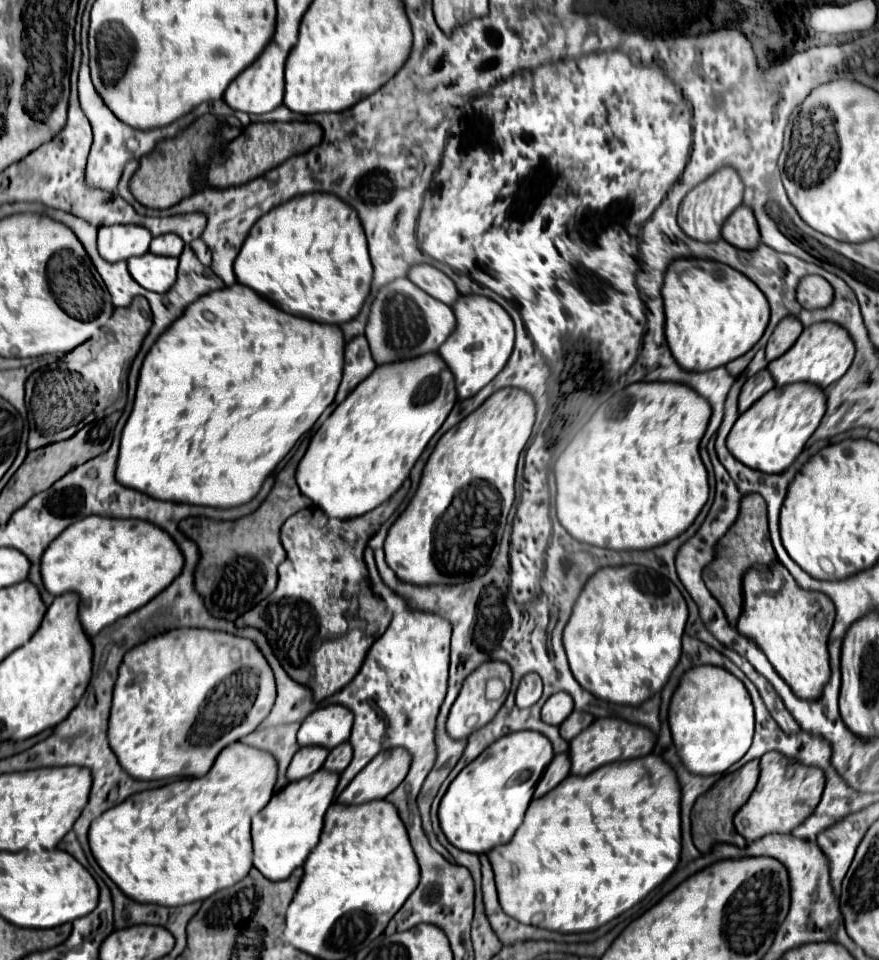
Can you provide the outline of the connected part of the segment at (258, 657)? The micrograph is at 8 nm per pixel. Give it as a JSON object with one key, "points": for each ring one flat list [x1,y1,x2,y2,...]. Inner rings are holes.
{"points":[[179,628,151,638,149,642,129,650,119,668,119,678,113,692,113,708,109,718,109,744,117,752,119,764,137,780,161,780,161,778,199,778,209,772,219,752,231,742,251,734,271,712,275,702,275,676,257,644,247,638,239,638,221,630,207,628],[225,680,231,680,231,706,235,708,235,726,225,726,223,738,213,742,189,744,189,732,207,702,209,694]]}

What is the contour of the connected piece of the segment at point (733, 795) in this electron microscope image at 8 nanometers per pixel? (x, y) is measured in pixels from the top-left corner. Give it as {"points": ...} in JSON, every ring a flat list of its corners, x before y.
{"points":[[751,760,743,768,723,774,703,796,697,798,693,812,691,812,691,826,693,826,693,842,701,854,709,852,713,844,717,842,729,842,729,844,745,848,747,842,743,840,743,836,735,832,733,814,747,802,757,780,759,780,759,760]]}

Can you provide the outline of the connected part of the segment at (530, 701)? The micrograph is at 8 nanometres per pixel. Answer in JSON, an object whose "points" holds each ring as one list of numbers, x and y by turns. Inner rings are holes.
{"points":[[535,672,525,674,521,678,521,682,519,682,519,688,517,688,517,698,515,698,517,706,519,708,533,706,541,698,541,688,543,688,541,686,541,678]]}

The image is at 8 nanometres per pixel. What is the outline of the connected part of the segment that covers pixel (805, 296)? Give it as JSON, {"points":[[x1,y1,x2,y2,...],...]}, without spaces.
{"points":[[805,276,797,288,797,300,807,310,825,308,833,300,833,288,821,276]]}

